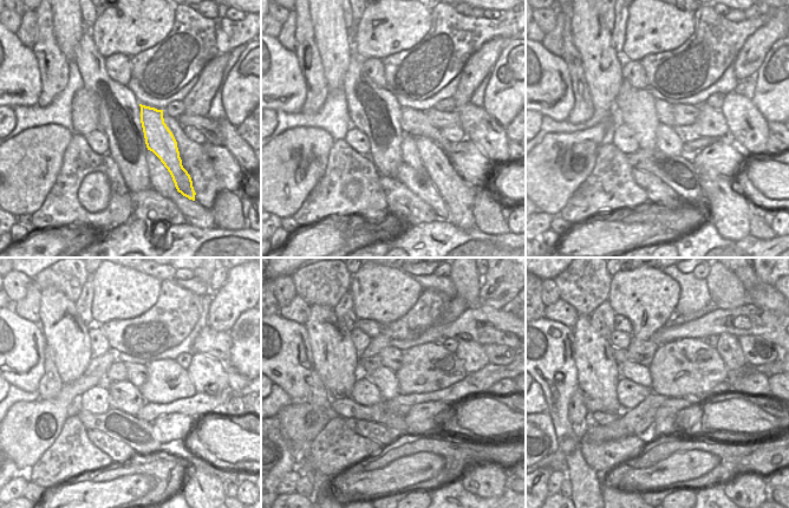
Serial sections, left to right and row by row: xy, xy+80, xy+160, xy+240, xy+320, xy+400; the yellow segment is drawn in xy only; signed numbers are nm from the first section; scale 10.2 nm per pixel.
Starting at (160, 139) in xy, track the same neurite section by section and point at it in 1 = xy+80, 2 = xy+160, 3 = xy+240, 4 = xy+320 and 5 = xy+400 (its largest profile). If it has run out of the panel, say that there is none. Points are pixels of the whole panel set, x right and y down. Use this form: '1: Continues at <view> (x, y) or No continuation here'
1: Continues at xy+80 (458, 195)
2: Continues at xy+160 (729, 212)
3: Continues at xy+240 (204, 490)
4: Continues at xy+320 (474, 494)
5: Continues at xy+400 (745, 494)

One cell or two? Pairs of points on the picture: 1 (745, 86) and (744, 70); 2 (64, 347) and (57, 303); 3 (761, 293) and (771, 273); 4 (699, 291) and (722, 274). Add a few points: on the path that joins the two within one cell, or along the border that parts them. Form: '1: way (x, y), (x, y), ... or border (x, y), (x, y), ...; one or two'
1: border (732, 64), (738, 80), (755, 72); two
2: way (63, 337), (51, 325), (57, 313); one
3: border (752, 269), (761, 280), (773, 286); two
4: border (705, 279), (708, 293), (712, 301); two

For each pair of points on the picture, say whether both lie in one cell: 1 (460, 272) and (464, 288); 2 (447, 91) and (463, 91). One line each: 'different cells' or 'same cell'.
1: same cell
2: different cells

